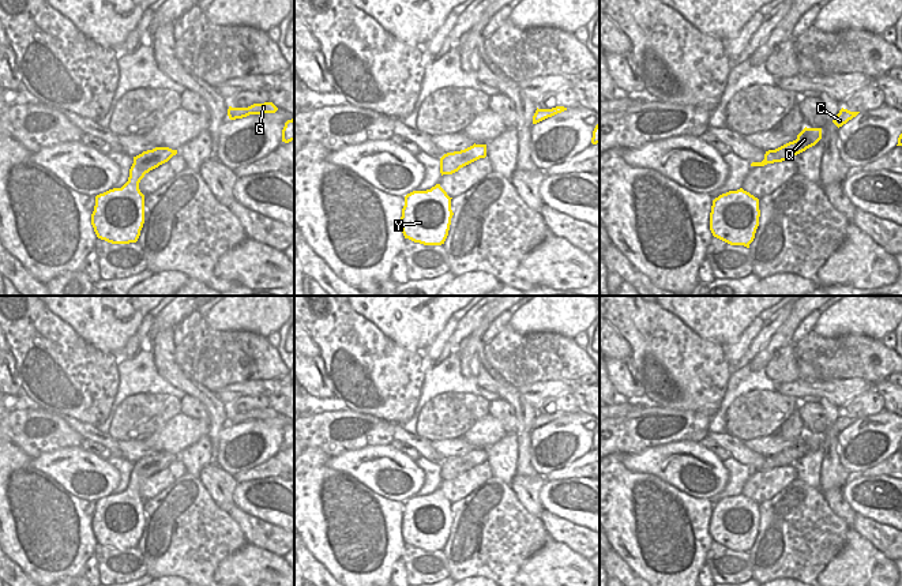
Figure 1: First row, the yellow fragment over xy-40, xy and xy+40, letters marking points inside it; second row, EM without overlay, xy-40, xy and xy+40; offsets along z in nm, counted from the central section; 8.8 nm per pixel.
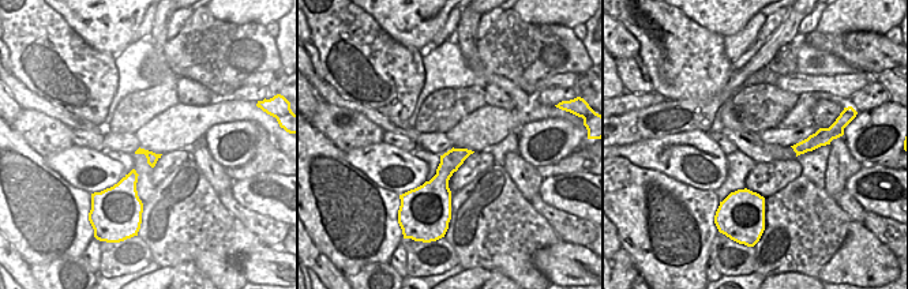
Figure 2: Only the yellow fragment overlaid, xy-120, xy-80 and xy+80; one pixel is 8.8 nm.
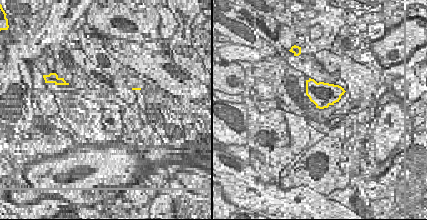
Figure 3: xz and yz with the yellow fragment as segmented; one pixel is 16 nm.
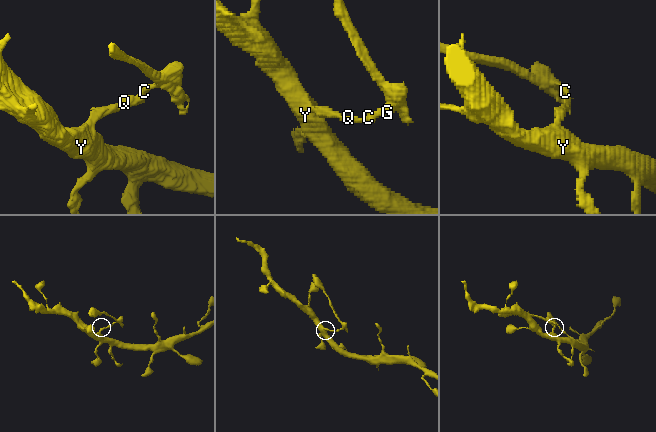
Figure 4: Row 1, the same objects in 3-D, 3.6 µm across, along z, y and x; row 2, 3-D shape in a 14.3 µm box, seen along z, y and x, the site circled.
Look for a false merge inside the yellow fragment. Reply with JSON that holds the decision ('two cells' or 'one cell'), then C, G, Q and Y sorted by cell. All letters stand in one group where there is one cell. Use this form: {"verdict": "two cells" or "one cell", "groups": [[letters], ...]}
{"verdict": "two cells", "groups": [["C", "G", "Q"], ["Y"]]}

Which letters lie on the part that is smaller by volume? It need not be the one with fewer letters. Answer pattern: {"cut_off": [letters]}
{"cut_off": ["C", "G", "Q"]}

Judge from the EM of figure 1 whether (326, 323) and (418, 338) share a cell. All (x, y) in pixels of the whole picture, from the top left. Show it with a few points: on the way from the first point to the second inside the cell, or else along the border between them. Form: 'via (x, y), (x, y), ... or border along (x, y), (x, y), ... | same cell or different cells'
border along (359, 314), (371, 320), (398, 345), (412, 350) | different cells

